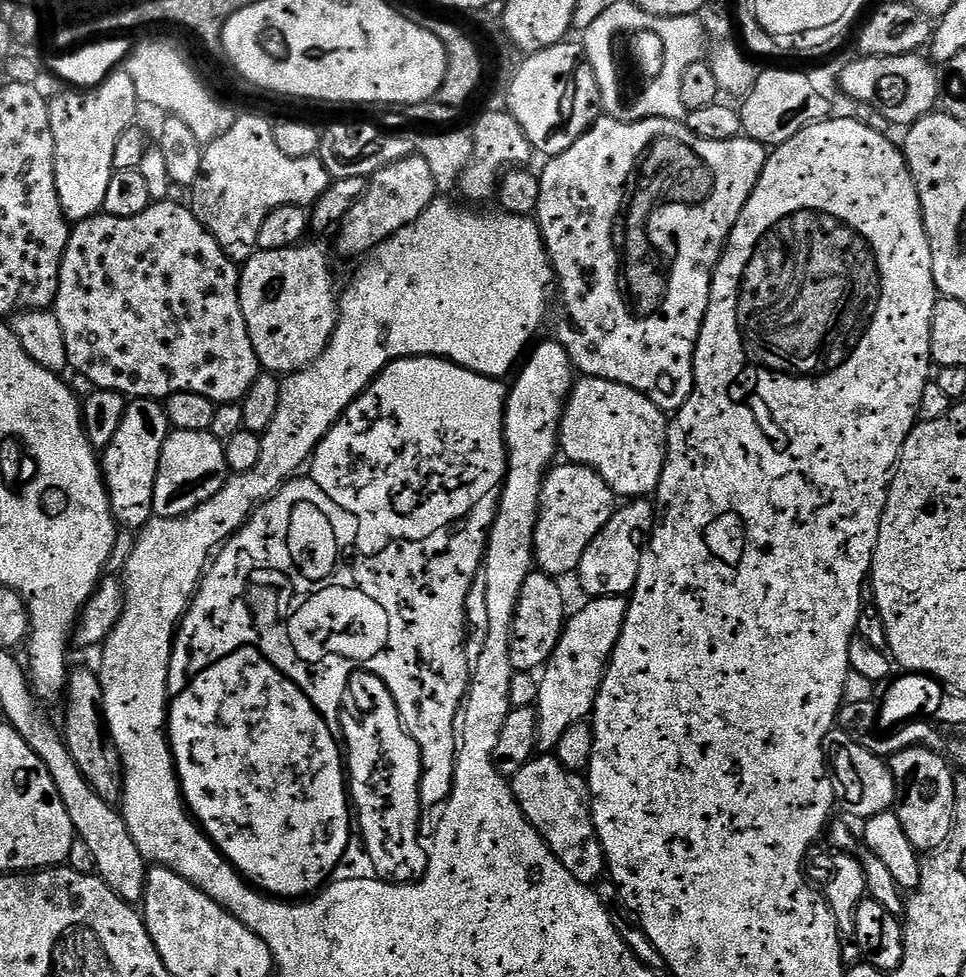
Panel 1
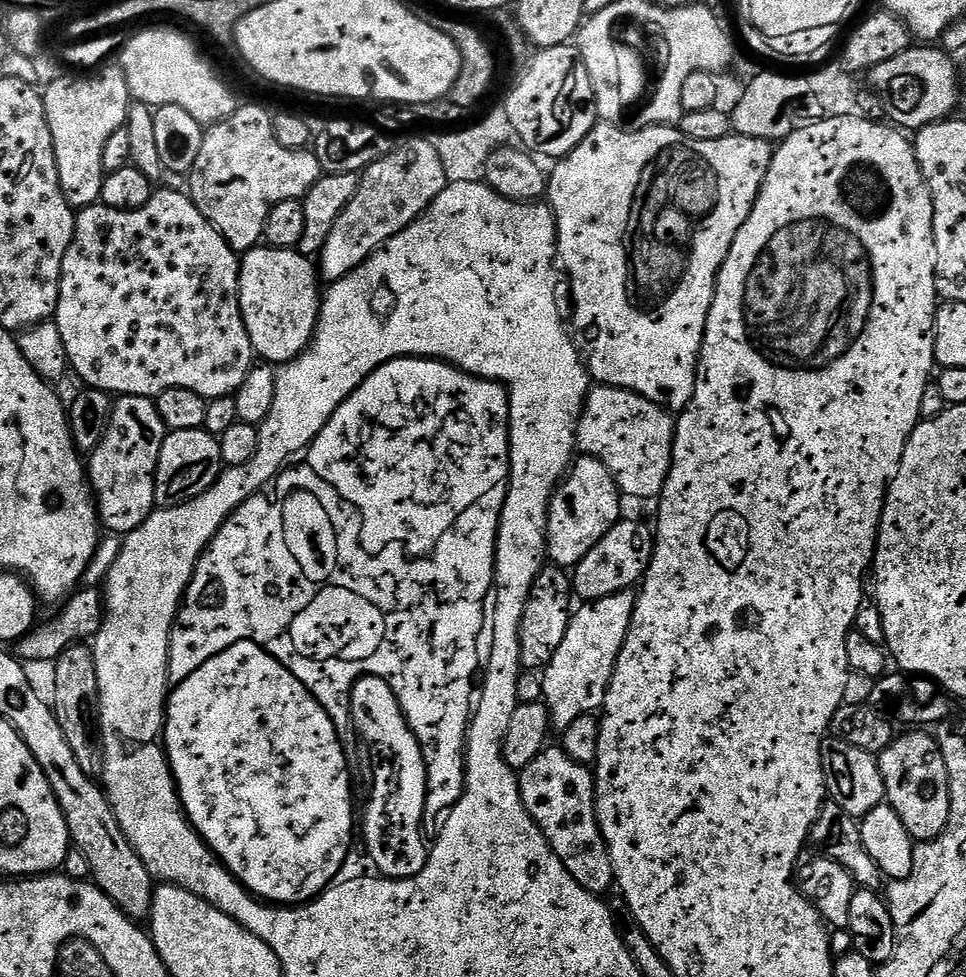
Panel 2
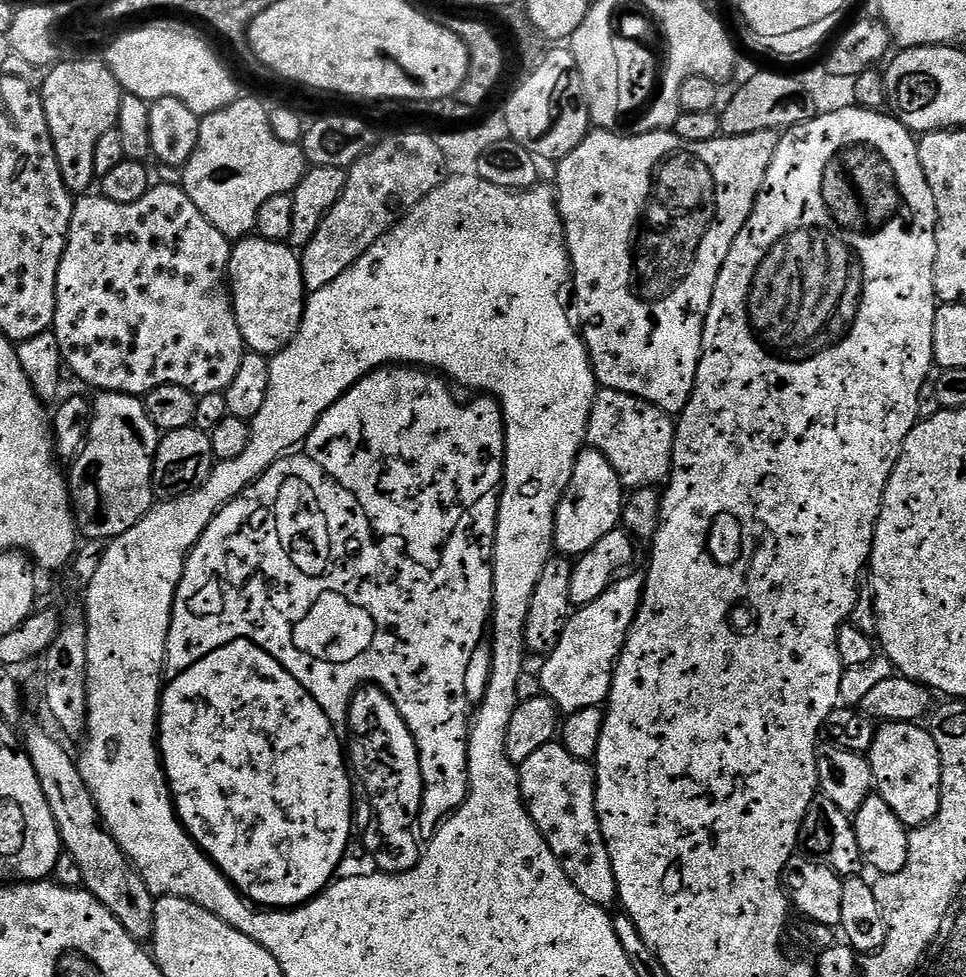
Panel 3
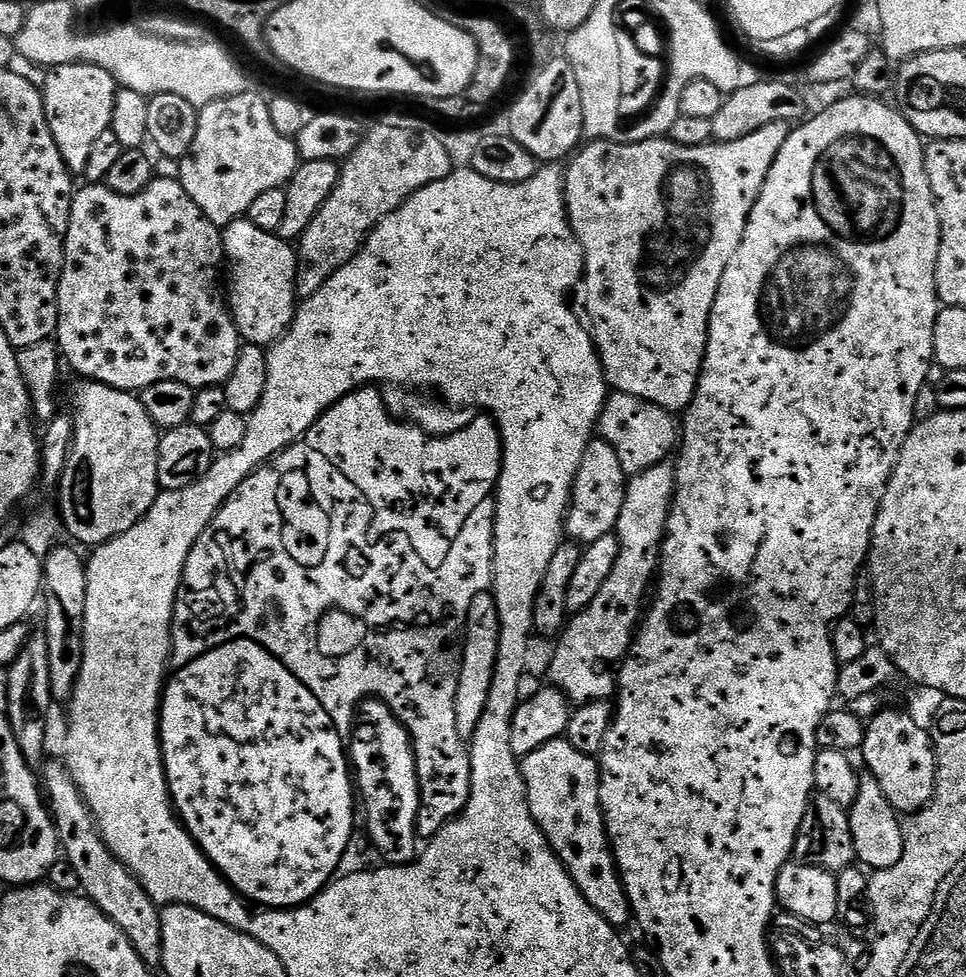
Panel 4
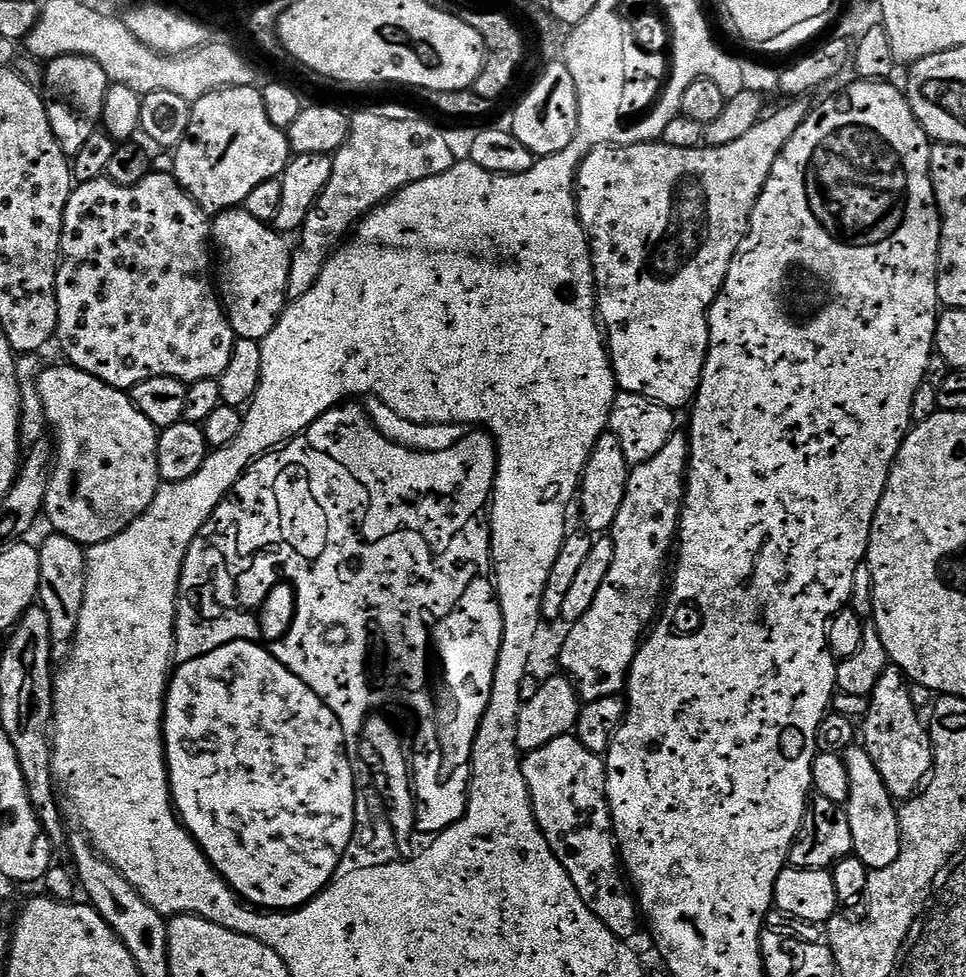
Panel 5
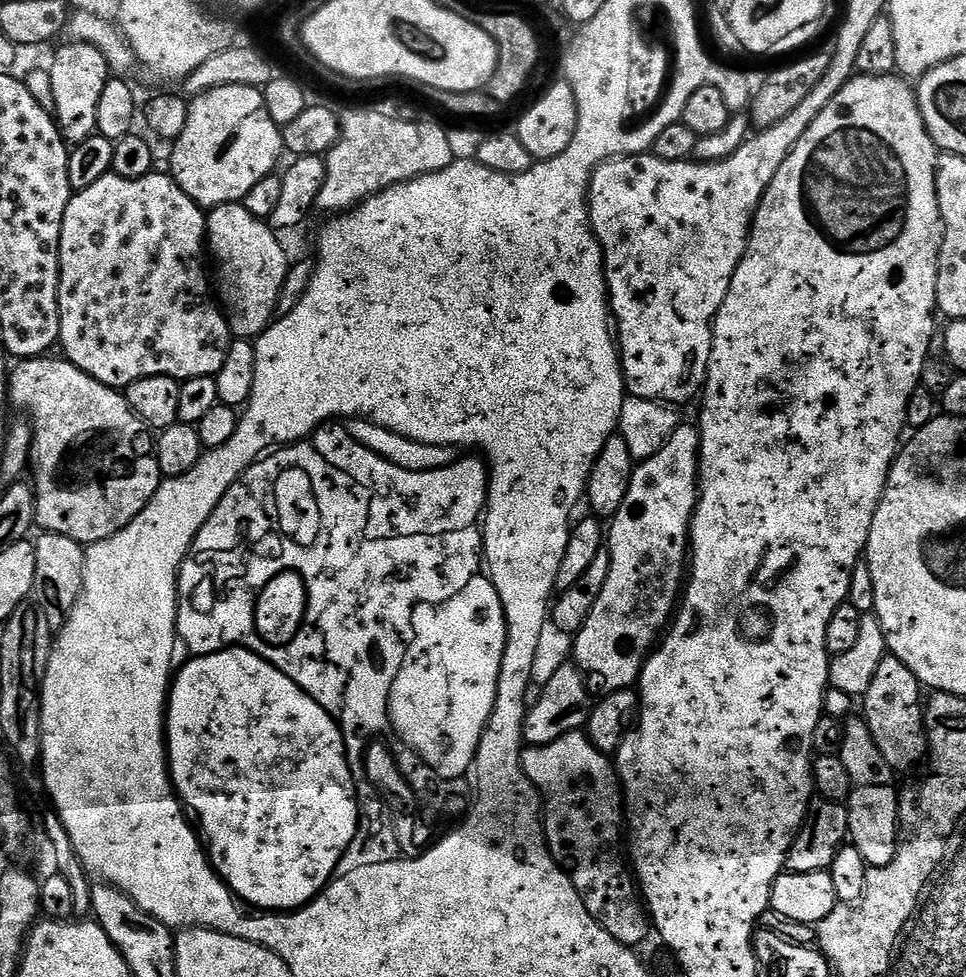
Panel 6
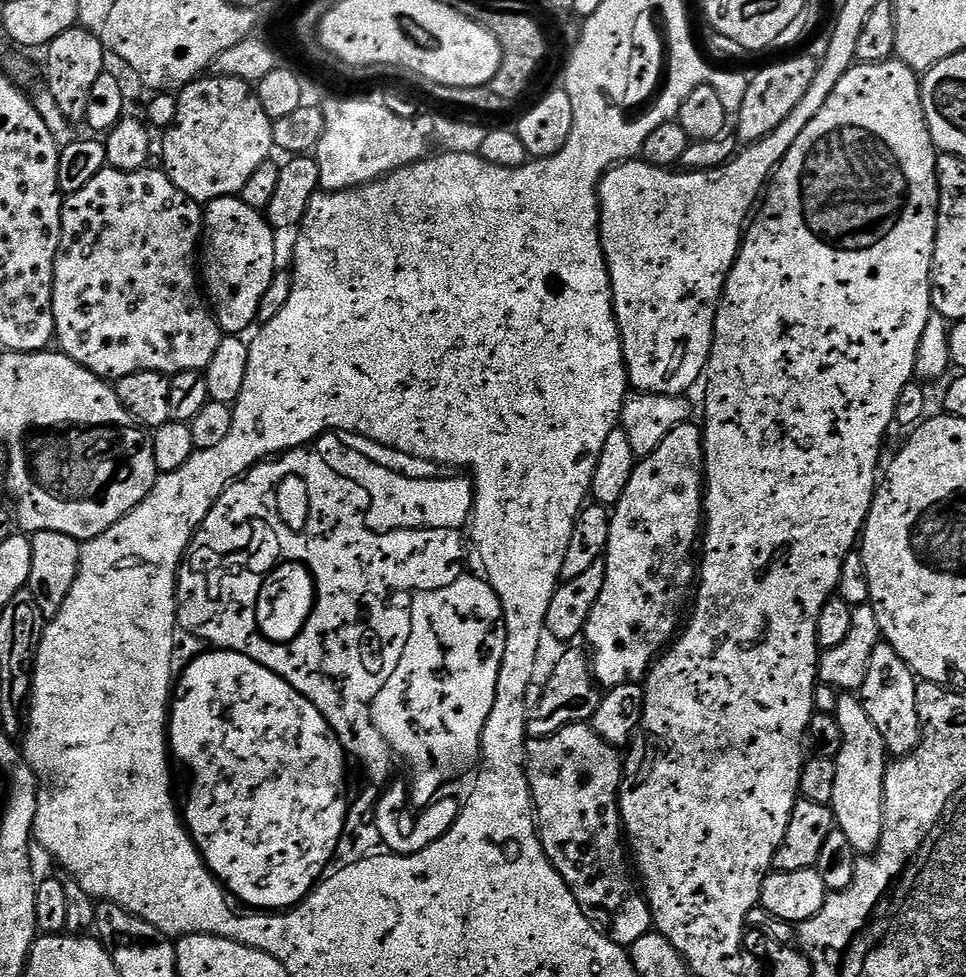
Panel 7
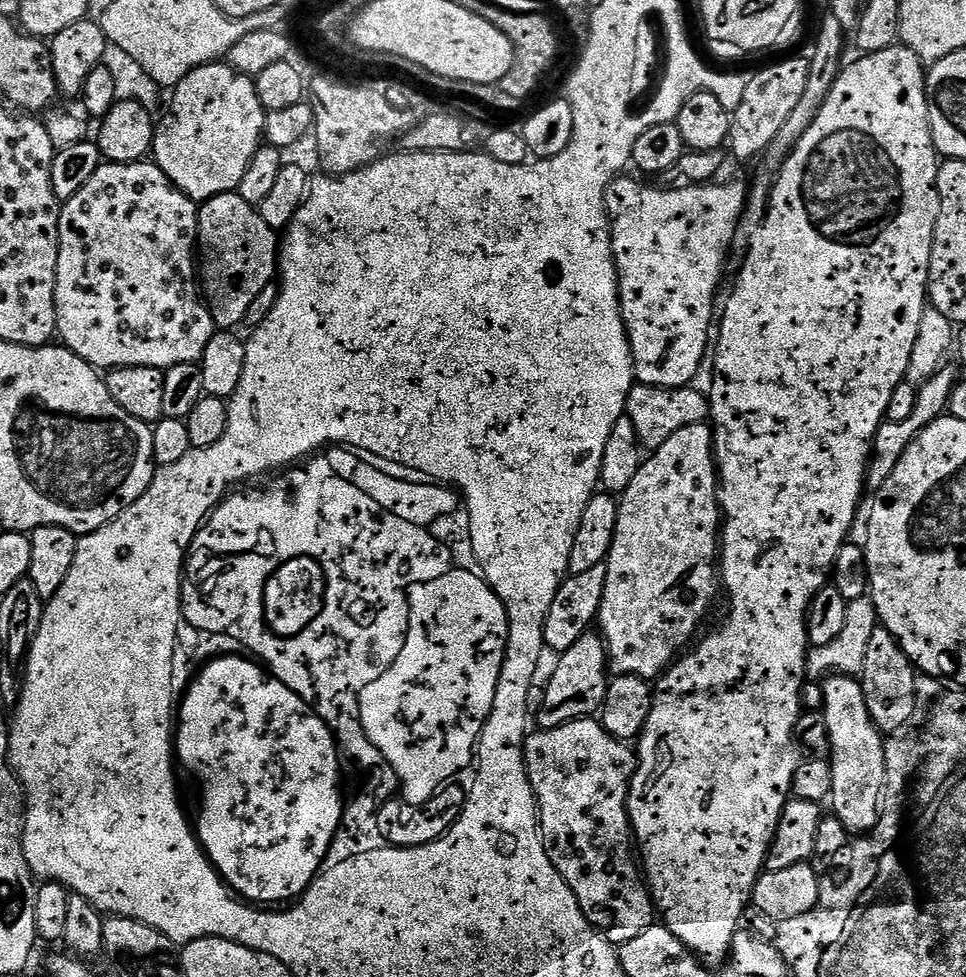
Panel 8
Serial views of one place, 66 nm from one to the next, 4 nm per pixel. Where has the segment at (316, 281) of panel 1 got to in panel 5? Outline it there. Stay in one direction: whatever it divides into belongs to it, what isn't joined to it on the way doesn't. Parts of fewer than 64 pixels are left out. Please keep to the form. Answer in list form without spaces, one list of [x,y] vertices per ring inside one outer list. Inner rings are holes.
[[[243,206],[215,213],[210,236],[218,257],[218,295],[230,326],[239,338],[264,340],[289,303],[290,244],[275,228],[258,222],[258,218],[250,218]]]

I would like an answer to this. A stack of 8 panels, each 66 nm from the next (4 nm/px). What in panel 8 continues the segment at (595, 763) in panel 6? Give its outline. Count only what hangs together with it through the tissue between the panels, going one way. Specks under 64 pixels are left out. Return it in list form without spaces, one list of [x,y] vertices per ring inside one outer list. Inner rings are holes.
[[[584,717],[581,720],[571,720],[570,723],[563,724],[560,727],[539,729],[529,733],[525,737],[524,743],[524,764],[528,777],[531,780],[532,789],[535,791],[537,801],[537,815],[540,822],[540,835],[543,838],[544,849],[547,850],[547,856],[550,862],[562,874],[562,878],[570,886],[570,890],[578,898],[582,914],[597,928],[606,939],[617,946],[630,942],[630,938],[638,938],[642,930],[651,928],[654,923],[654,901],[642,879],[641,869],[638,867],[638,860],[634,853],[634,837],[632,827],[628,816],[628,792],[636,765],[638,763],[637,753],[625,741],[614,738],[605,730],[603,723],[597,719]]]

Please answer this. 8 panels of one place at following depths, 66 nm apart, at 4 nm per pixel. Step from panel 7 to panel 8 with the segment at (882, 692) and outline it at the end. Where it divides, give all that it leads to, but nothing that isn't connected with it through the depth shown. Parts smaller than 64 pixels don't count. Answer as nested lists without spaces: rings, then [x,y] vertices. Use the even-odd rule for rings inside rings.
[[[877,627],[866,649],[865,666],[859,681],[864,687],[870,718],[881,733],[903,733],[900,731],[911,722],[912,715],[916,712],[916,676],[918,677],[917,669],[899,642],[884,627]]]

